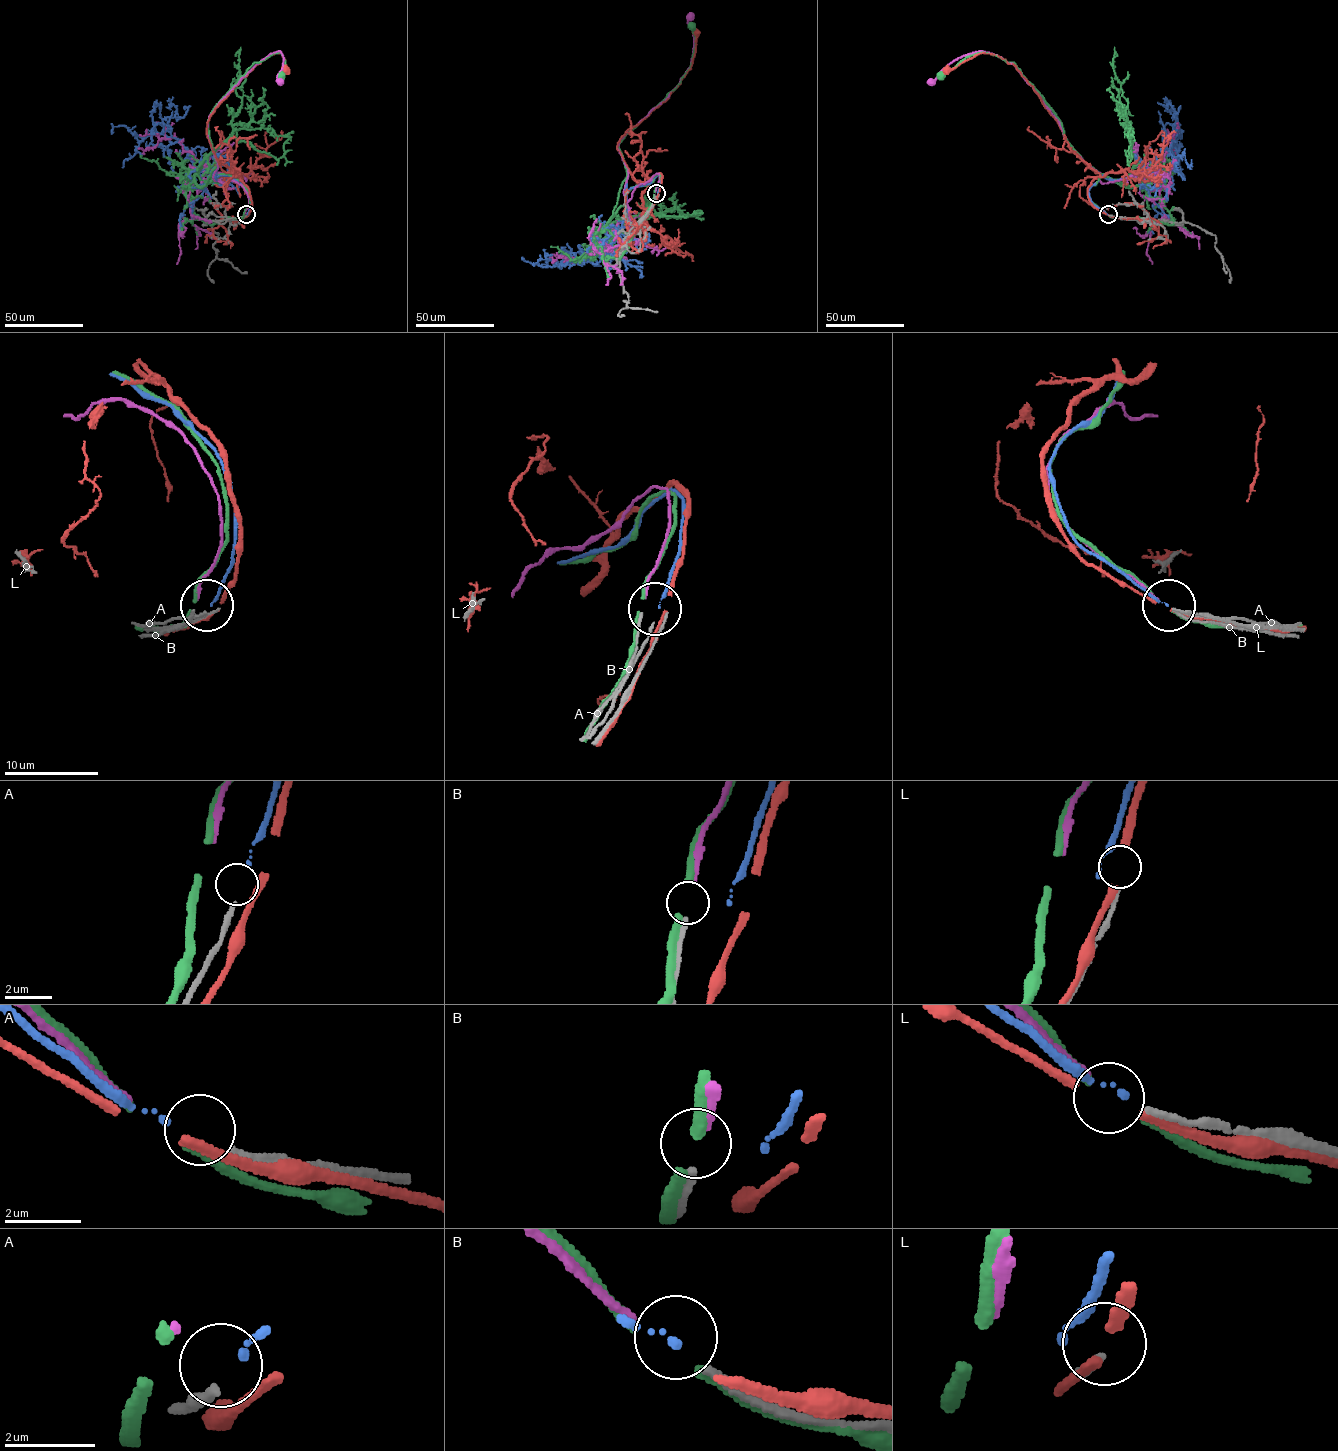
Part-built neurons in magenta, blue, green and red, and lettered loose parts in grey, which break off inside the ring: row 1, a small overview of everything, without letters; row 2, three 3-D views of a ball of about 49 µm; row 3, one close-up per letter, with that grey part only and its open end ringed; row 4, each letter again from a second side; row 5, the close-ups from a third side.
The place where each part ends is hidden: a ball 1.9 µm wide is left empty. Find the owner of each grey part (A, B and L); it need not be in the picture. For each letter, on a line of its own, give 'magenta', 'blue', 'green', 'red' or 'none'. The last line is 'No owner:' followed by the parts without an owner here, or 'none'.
A: blue
B: magenta
L: none
No owner: L

